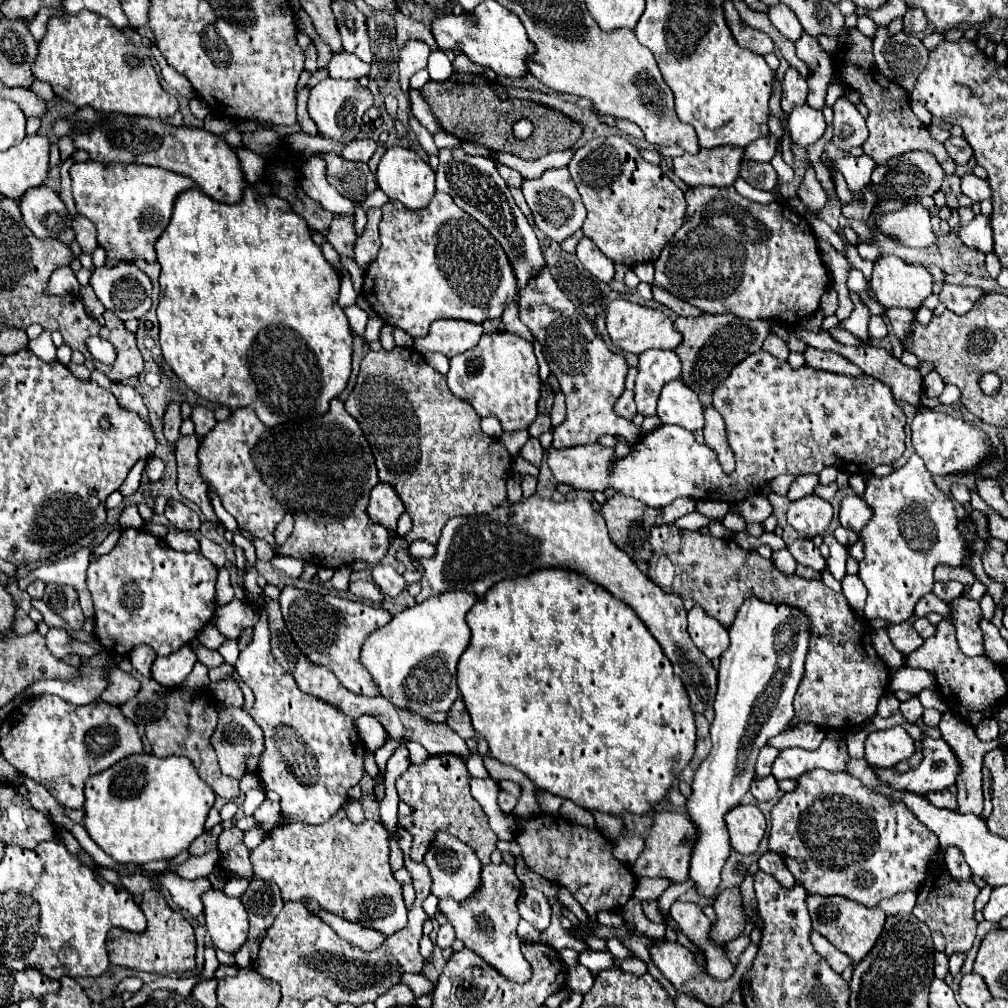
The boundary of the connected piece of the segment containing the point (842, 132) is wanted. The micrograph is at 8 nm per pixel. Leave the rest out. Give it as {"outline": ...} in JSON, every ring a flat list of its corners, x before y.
{"outline":[[845,96,837,98,833,106,833,144,839,150,849,152,853,146,861,146,867,136,865,118,859,114,855,104,851,104]]}

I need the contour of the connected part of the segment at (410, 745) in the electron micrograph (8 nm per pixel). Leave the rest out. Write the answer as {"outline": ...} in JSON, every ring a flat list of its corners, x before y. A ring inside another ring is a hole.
{"outline":[[407,742,407,750,409,750,409,758,413,764,421,764,425,760,425,754,429,754,421,744,417,742]]}

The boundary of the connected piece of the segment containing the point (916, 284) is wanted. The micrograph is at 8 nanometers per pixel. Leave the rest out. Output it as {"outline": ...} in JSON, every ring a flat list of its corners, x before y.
{"outline":[[897,256,879,258,873,266,871,288,887,308,917,310,931,296,931,274,923,266,907,264]]}

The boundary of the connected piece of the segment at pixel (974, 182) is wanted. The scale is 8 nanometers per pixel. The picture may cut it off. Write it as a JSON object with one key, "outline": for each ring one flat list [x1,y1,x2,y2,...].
{"outline":[[973,172,971,174,965,174,961,178,961,192,965,196,969,196,973,202,981,202,981,200,989,200,991,198,989,180,977,178]]}

